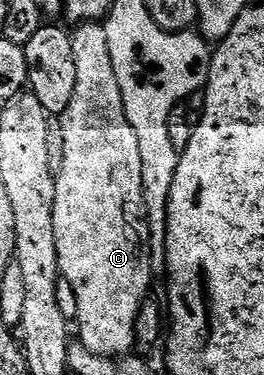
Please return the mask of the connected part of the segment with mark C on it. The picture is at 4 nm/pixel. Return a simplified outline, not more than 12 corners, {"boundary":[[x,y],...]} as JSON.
{"boundary":[[101,23],[72,32],[53,222],[77,339],[135,351],[140,142]]}

